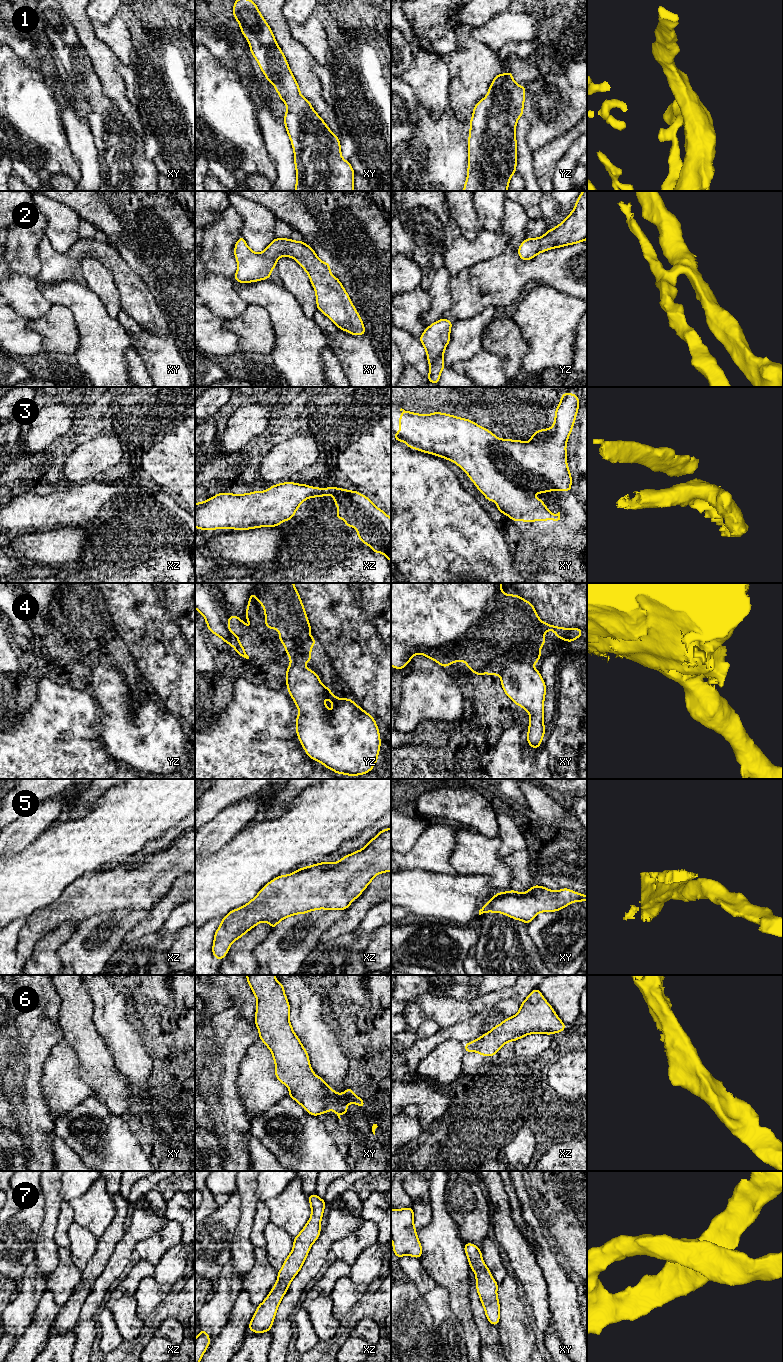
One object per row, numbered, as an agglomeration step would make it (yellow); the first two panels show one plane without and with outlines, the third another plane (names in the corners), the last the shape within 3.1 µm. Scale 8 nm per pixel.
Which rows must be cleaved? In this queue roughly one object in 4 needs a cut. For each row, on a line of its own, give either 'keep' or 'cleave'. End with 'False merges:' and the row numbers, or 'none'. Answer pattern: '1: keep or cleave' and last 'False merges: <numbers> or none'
1: keep
2: keep
3: keep
4: keep
5: keep
6: keep
7: keep
False merges: none

